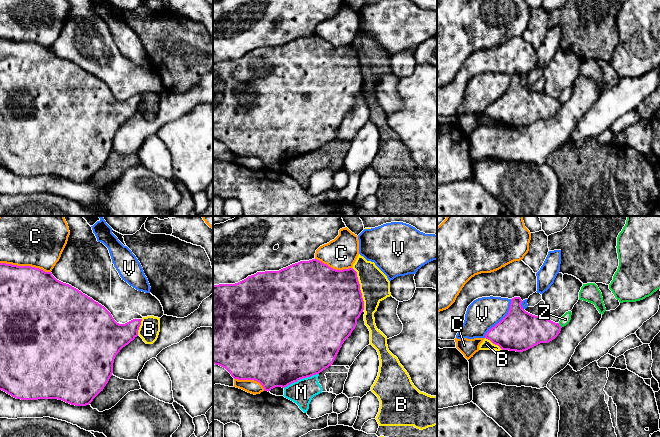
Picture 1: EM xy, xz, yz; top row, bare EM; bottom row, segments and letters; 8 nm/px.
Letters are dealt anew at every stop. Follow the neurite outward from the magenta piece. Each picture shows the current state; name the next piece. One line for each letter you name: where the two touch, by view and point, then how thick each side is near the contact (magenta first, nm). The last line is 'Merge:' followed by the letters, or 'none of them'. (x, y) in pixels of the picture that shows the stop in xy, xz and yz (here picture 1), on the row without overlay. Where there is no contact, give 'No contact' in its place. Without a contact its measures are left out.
Merge: none of them

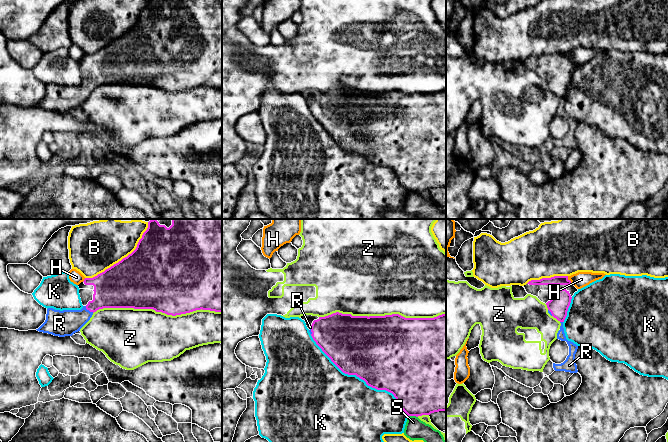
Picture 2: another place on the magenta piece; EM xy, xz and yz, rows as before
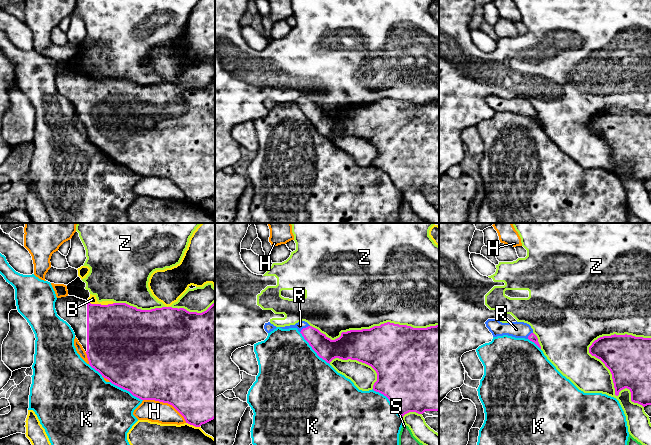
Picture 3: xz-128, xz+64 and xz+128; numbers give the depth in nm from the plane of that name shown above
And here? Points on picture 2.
R: Touches magenta at xy (89, 86). Thickness 300 nm (magenta) against 200 nm
Merge: R

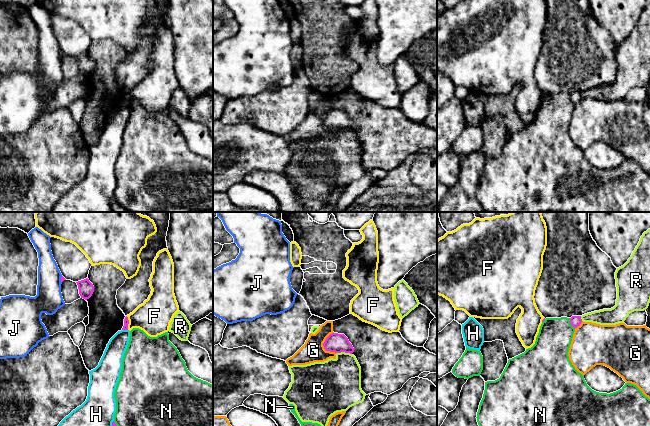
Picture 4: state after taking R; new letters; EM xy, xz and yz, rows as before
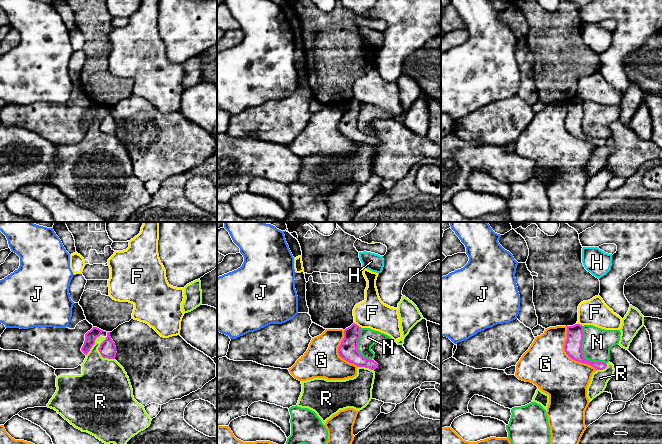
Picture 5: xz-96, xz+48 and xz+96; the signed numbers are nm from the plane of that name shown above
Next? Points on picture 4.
Merge: none of them

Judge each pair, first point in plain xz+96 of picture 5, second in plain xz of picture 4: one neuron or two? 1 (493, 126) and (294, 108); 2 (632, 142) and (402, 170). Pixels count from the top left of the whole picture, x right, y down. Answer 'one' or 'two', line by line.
1: one
2: two

